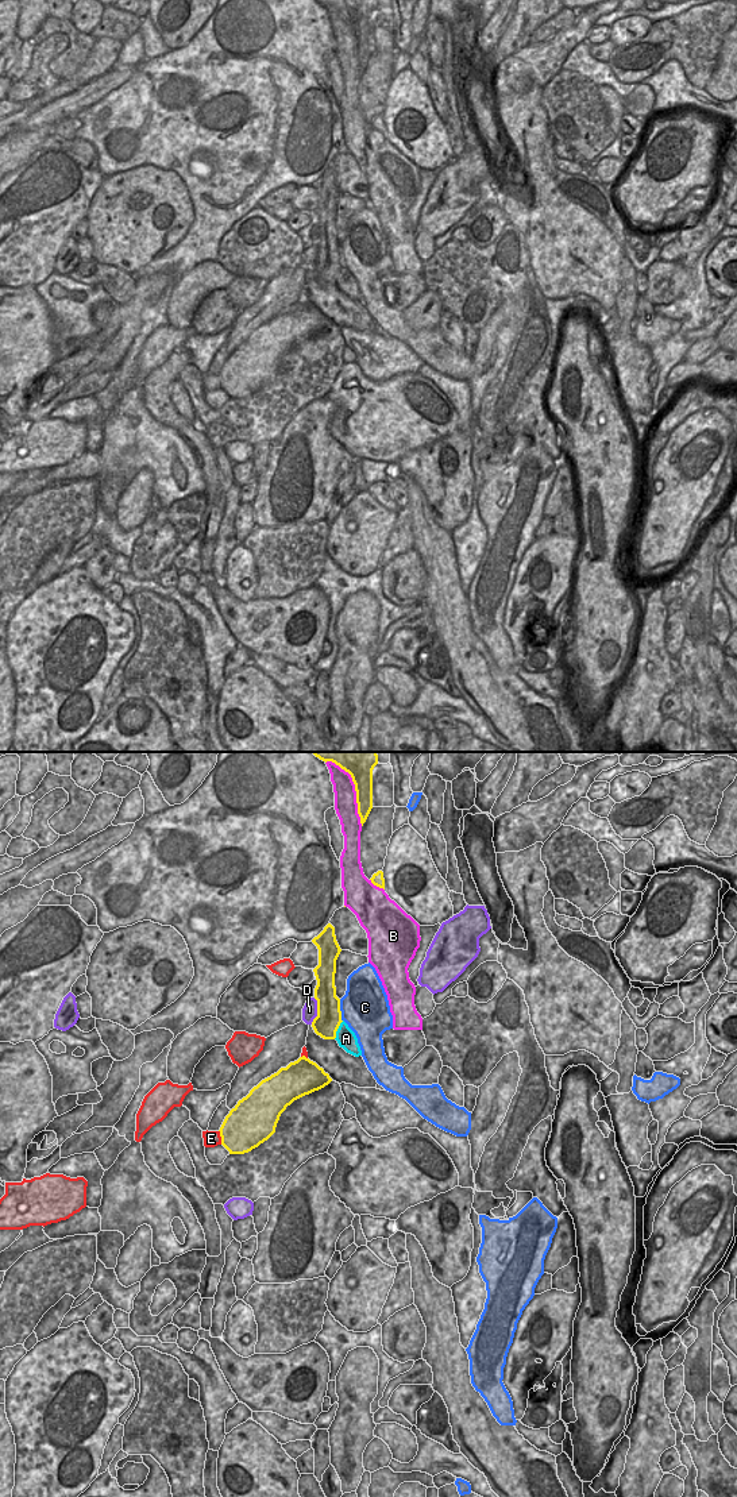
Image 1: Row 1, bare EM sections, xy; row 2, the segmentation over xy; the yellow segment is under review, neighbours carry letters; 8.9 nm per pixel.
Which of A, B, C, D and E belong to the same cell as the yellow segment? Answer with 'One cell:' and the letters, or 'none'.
One cell: none

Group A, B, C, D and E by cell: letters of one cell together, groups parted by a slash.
A / B / C / D / E

